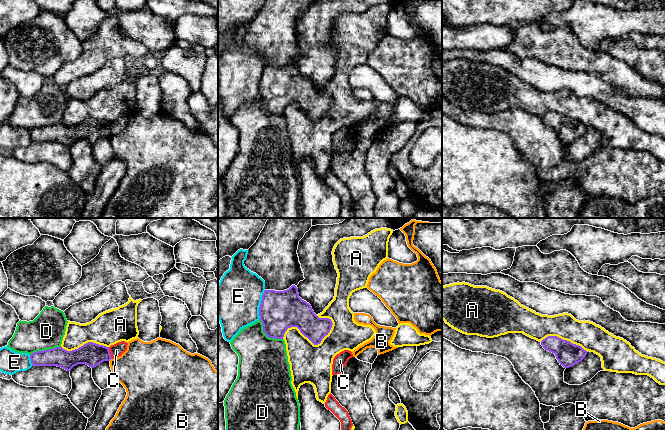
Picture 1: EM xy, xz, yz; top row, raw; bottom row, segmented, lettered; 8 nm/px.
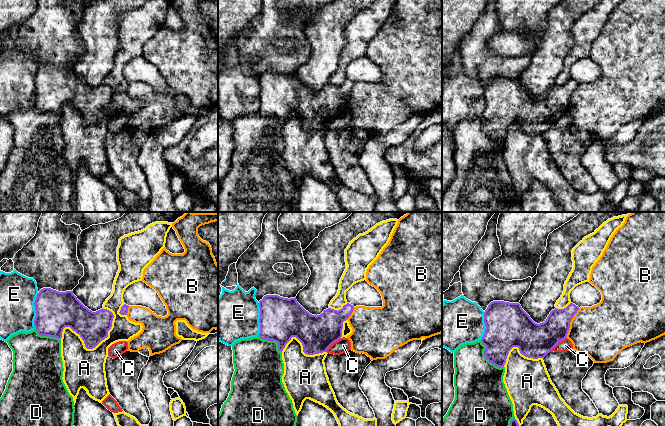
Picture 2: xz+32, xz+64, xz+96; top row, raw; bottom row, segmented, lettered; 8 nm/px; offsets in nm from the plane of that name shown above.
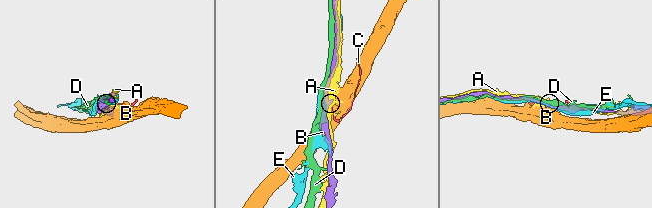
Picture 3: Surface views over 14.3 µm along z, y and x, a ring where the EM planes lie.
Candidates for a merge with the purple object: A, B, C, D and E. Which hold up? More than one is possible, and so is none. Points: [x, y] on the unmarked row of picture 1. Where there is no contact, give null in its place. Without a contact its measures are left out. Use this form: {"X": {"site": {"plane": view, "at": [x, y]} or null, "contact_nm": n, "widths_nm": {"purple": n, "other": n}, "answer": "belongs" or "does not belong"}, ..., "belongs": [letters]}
{"A": {"site": {"plane": "xz", "at": [308, 114]}, "contact_nm": 440, "widths_nm": {"purple": 240, "other": 320}, "answer": "does not belong"}, "B": {"site": {"plane": "xy", "at": [110, 135]}, "contact_nm": 30, "widths_nm": {"purple": 190, "other": 380}, "answer": "does not belong"}, "C": {"site": {"plane": "xy", "at": [109, 129]}, "contact_nm": 100, "widths_nm": {"purple": 190, "other": 110}, "answer": "does not belong"}, "D": {"site": {"plane": "xz", "at": [267, 111]}, "contact_nm": 260, "widths_nm": {"purple": 320, "other": 400}, "answer": "does not belong"}, "E": {"site": {"plane": "xz", "at": [260, 80]}, "contact_nm": 240, "widths_nm": {"purple": 320, "other": 380}, "answer": "does not belong"}, "belongs": []}

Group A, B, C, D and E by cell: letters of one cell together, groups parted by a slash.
A / B / C / D / E

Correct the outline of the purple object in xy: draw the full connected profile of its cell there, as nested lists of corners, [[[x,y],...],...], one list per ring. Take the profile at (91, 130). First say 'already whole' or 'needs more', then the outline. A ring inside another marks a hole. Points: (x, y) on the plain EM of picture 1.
already whole; [[[88,118],[78,125],[67,127],[61,122],[54,125],[37,127],[30,131],[33,142],[57,142],[67,147],[78,140],[86,140],[91,144],[104,137],[110,137],[109,123]]]

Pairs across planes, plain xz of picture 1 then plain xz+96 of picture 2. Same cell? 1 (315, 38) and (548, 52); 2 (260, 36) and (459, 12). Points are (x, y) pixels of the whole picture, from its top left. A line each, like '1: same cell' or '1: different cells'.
1: same cell
2: different cells

